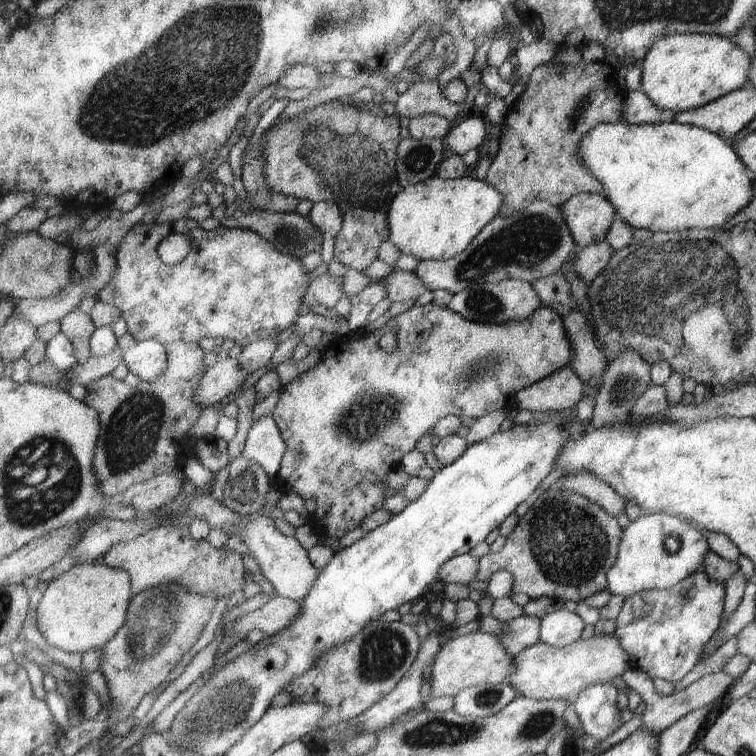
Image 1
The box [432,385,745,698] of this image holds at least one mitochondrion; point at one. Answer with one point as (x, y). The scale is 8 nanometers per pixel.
(569, 545)

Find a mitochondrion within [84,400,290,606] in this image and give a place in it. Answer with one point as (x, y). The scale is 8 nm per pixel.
(242, 490)

